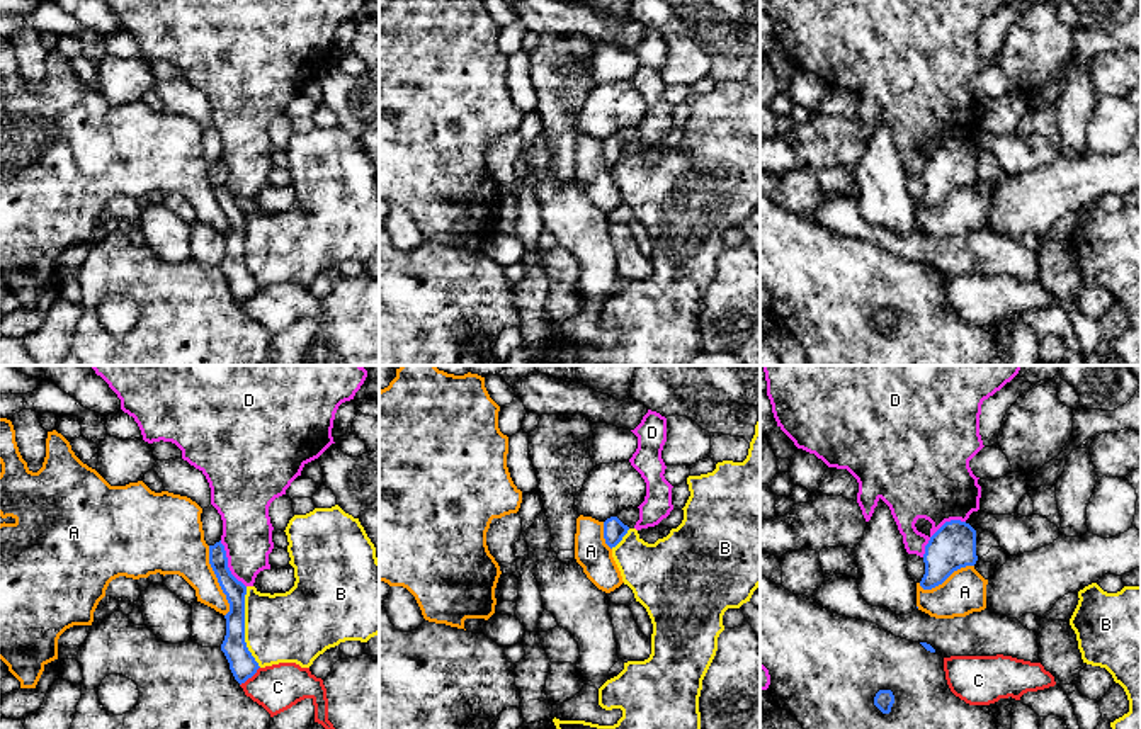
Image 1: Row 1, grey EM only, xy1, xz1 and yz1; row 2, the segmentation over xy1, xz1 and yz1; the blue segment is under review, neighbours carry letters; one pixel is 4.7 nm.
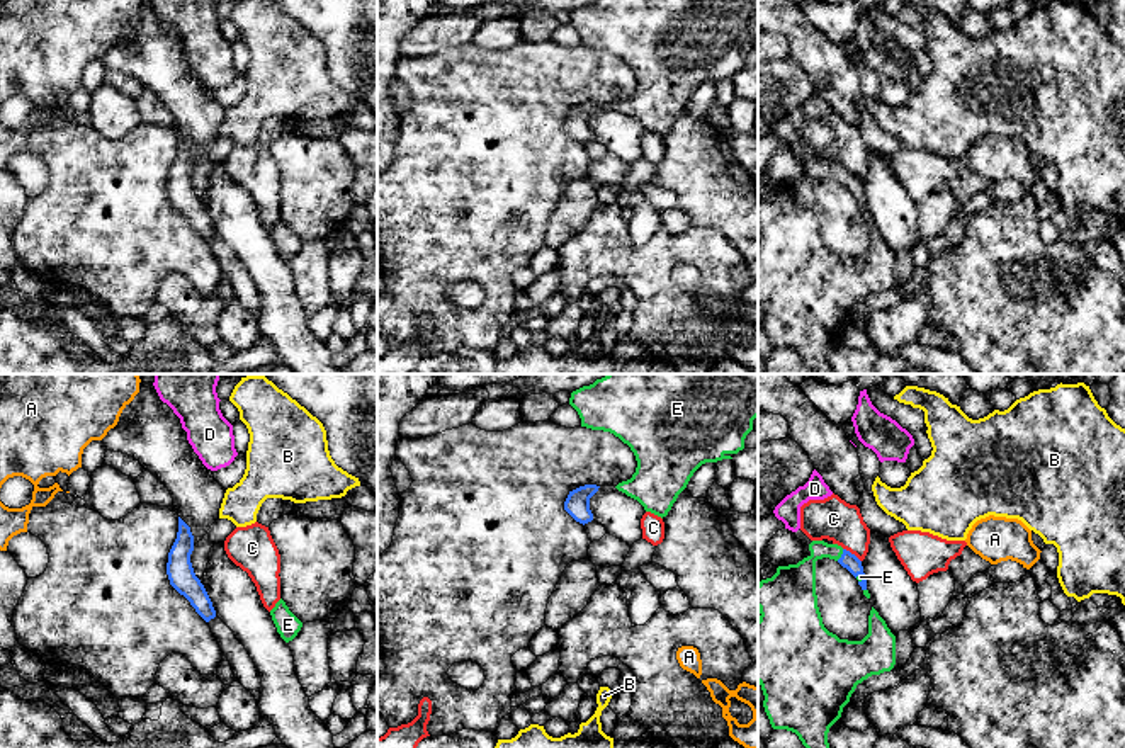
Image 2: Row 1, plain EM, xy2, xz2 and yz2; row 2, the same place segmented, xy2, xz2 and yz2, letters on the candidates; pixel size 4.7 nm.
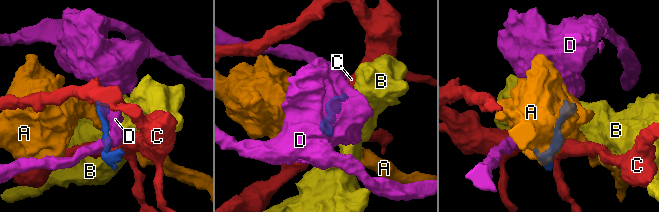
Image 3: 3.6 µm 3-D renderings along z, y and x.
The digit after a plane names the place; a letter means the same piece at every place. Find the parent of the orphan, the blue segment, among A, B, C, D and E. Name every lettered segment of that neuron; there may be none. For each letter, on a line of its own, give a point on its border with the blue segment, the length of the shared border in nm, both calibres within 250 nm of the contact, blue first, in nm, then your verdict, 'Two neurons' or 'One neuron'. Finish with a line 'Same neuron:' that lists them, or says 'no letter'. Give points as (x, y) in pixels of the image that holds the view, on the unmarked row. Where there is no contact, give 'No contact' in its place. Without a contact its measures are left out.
A: Touches blue at xy1 (218, 201). Shared border 340 nm. Thickness 100 nm (blue) against 260 nm. Two neurons
B: Touches blue at xy1 (244, 247). Shared border 400 nm. Thickness 120 nm (blue) against 340 nm. Two neurons
C: Touches blue at xy1 (250, 296). Shared border 130 nm. Thickness 120 nm (blue) against 220 nm. Two neurons
D: Touches blue at yz1 (937, 150). Shared border 260 nm. Thickness 220 nm (blue) against 380 nm. Two neurons
E: Touches blue at yz2 (842, 174). Shared border 70 nm. Thickness 80 nm (blue) against 180 nm. One neuron
Same neuron: E

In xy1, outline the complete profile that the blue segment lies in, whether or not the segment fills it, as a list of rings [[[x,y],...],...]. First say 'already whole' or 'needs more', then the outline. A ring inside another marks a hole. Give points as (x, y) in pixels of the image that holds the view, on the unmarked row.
already whole; [[[221,160],[214,165],[209,165],[209,184],[230,223],[230,231],[224,235],[226,255],[221,263],[221,270],[230,282],[230,289],[235,299],[241,304],[260,287],[245,262],[247,206],[231,194],[228,187],[226,170]]]

